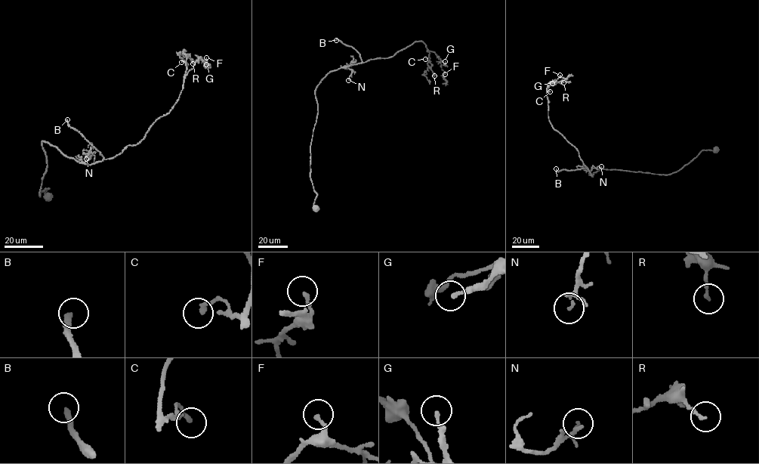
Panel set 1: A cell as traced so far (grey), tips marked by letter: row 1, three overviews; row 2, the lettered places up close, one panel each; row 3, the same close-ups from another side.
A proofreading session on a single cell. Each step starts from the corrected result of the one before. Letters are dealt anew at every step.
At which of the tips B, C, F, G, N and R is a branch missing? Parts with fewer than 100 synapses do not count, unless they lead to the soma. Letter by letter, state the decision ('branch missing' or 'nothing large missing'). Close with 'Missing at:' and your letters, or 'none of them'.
B: branch missing
C: nothing large missing
F: nothing large missing
G: nothing large missing
N: nothing large missing
R: nothing large missing
Missing at: B

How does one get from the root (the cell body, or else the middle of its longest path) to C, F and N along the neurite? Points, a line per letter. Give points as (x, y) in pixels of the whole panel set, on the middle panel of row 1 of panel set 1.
C: (316, 209), (310, 144), (320, 81), (331, 71), (390, 57), (417, 41), (429, 52), (425, 59)
F: (316, 209), (310, 144), (318, 112), (315, 90), (327, 74), (390, 57), (420, 41), (439, 57), (445, 74)
N: (316, 209), (310, 171), (310, 144), (318, 112), (315, 90), (327, 74), (341, 67), (352, 70), (348, 80)

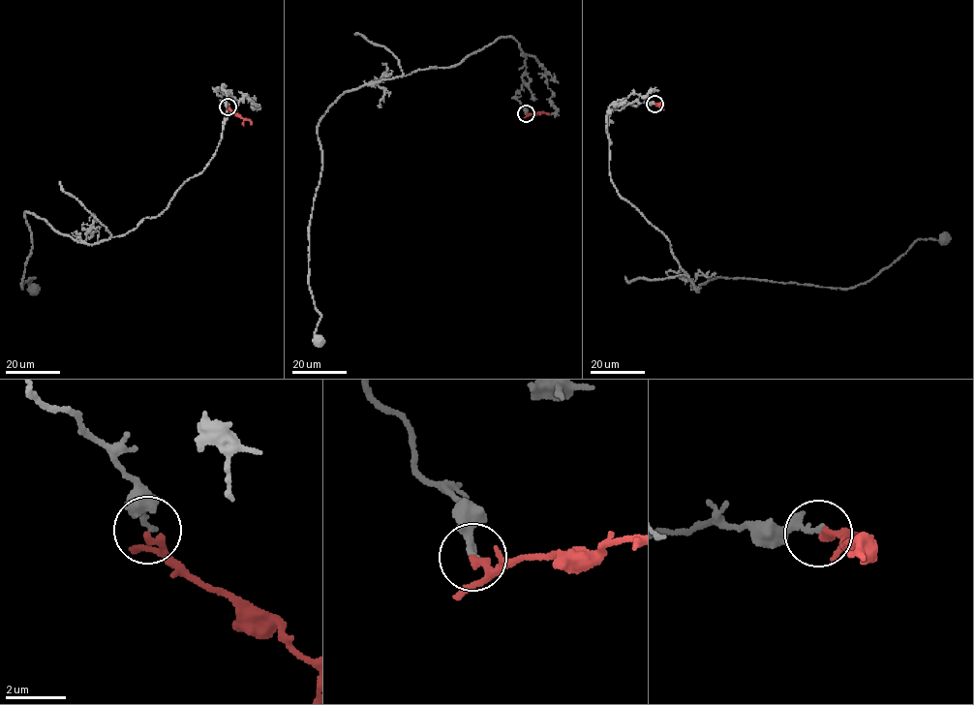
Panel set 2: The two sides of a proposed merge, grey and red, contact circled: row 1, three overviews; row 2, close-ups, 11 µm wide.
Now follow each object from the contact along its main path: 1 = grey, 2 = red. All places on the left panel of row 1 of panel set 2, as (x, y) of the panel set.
1: (228, 107), (222, 84), (215, 154), (125, 234), (77, 242), (24, 212), (22, 288), (35, 278), (35, 289)
2: (228, 107), (251, 124)

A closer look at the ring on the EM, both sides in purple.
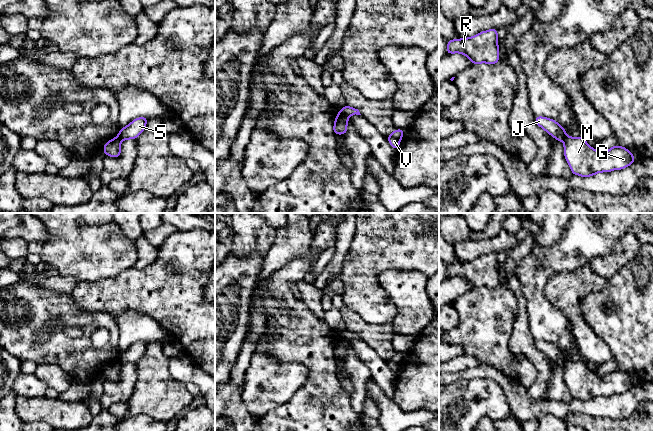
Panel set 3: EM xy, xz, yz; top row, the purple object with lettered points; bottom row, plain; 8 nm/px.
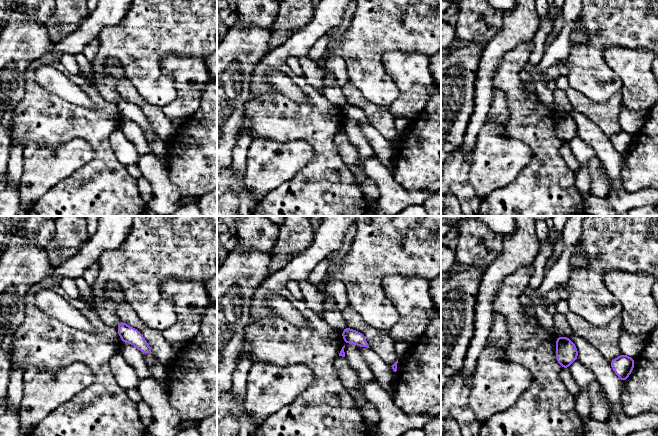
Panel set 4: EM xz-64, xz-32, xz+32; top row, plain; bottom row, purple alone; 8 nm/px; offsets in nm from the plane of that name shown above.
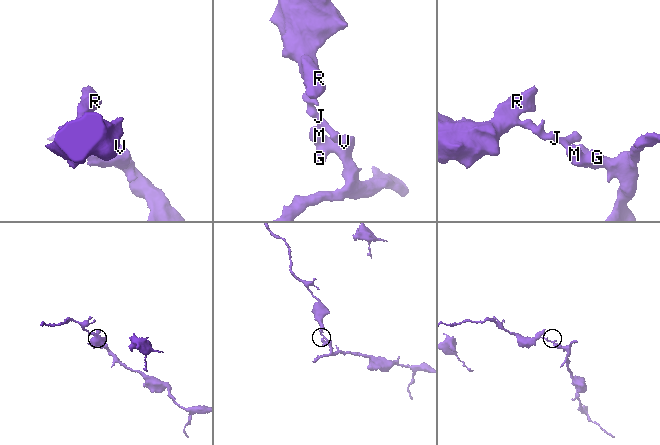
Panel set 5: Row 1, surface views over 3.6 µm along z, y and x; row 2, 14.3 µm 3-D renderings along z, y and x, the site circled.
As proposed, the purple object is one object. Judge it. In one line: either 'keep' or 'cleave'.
cleave

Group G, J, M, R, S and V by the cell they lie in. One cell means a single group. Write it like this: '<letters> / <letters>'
G M V / J R S

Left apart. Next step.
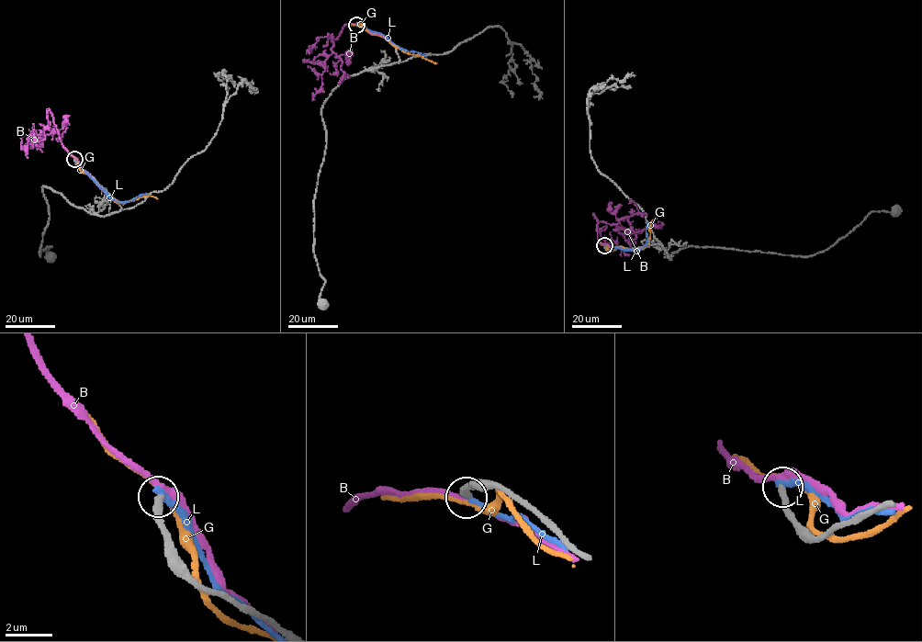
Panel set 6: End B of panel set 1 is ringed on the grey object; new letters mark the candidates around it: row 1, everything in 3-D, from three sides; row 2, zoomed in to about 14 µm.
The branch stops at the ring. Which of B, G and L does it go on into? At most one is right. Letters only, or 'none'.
none

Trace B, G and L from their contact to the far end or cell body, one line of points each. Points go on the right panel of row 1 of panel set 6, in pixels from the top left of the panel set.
B: (603, 244), (597, 241), (598, 220), (593, 214), (599, 221), (635, 232), (647, 226), (661, 225), (657, 221)
G: (604, 244), (611, 251), (619, 246), (642, 249), (649, 237), (652, 219), (657, 218)
L: (604, 245), (638, 250), (646, 242), (648, 221)

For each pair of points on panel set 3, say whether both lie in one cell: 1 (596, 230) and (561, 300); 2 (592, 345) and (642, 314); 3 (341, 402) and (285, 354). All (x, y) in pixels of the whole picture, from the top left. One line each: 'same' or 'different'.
1: different
2: different
3: same

